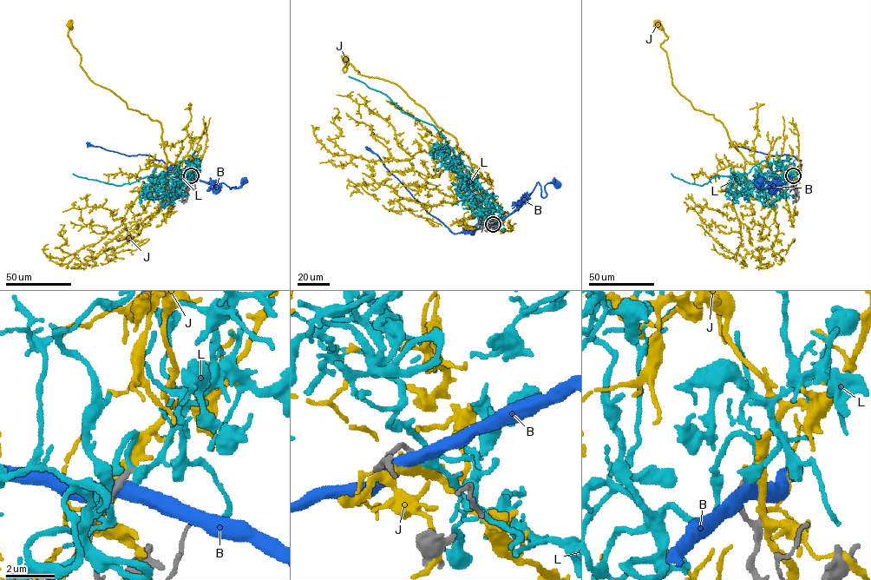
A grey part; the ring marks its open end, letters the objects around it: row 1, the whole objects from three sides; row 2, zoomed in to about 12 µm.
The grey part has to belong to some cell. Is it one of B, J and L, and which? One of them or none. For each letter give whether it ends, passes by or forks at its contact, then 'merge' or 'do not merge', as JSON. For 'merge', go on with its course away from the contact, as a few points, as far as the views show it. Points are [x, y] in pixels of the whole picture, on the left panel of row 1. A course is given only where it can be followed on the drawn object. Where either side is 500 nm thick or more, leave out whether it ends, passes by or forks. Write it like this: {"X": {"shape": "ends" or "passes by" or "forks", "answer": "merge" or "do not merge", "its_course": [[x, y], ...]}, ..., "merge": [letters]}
{"B": {"answer": "do not merge"}, "J": {"shape": "passes by", "answer": "do not merge"}, "L": {"shape": "passes by", "answer": "merge", "its_course": [[191, 175], [186, 160], [179, 163], [173, 173], [147, 175], [121, 185], [73, 173]]}, "merge": ["L"]}

